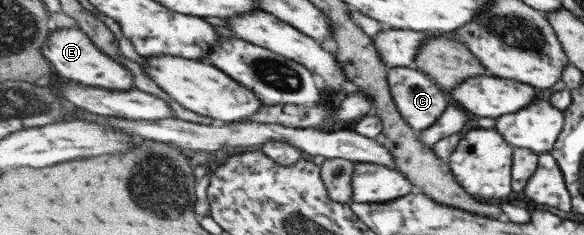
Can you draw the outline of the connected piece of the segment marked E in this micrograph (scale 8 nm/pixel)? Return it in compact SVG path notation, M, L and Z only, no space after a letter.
M76 25L69 29L57 29L52 31L50 39L44 43L42 52L48 61L51 62L55 71L62 77L76 82L100 89L112 91L134 91L132 73L108 54L102 53L92 39L79 29Z

